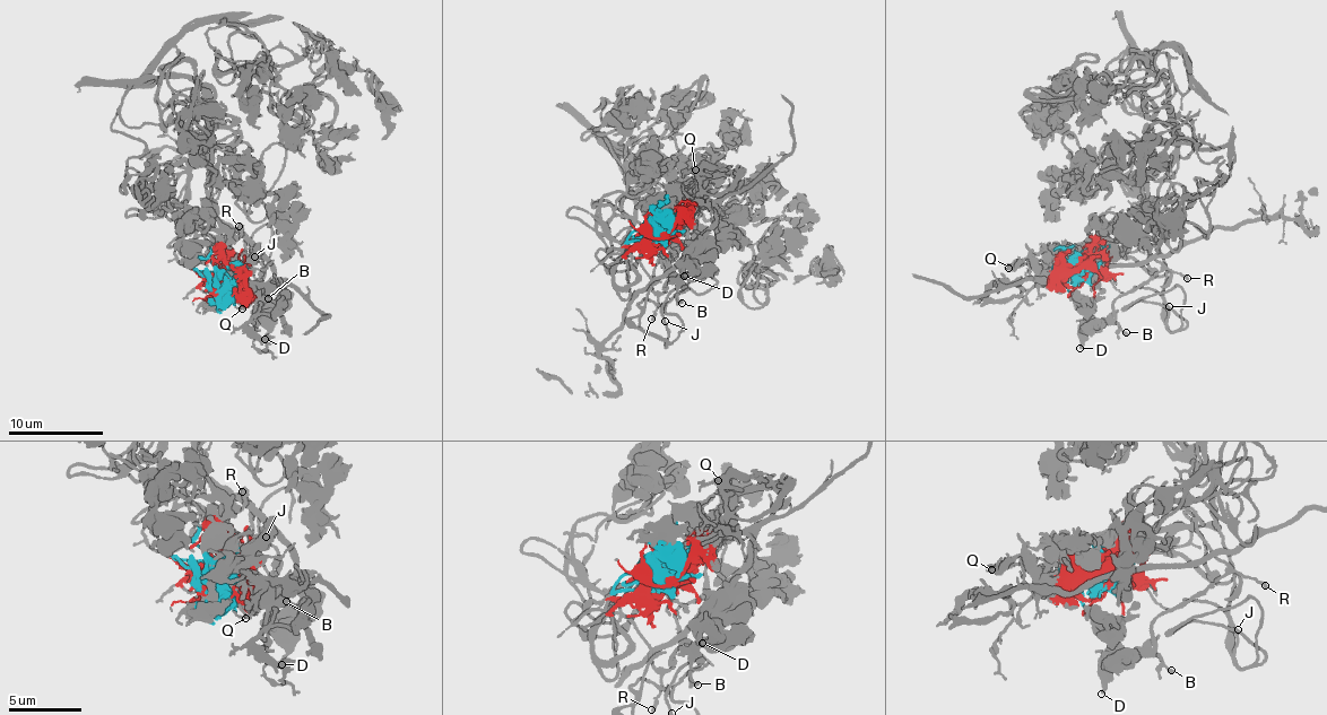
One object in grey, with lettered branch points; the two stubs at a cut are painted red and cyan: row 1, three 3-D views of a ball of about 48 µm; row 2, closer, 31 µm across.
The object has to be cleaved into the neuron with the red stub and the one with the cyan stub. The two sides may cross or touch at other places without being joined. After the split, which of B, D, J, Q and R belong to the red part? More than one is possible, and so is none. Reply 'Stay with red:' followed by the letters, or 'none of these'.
Stay with red: Q

